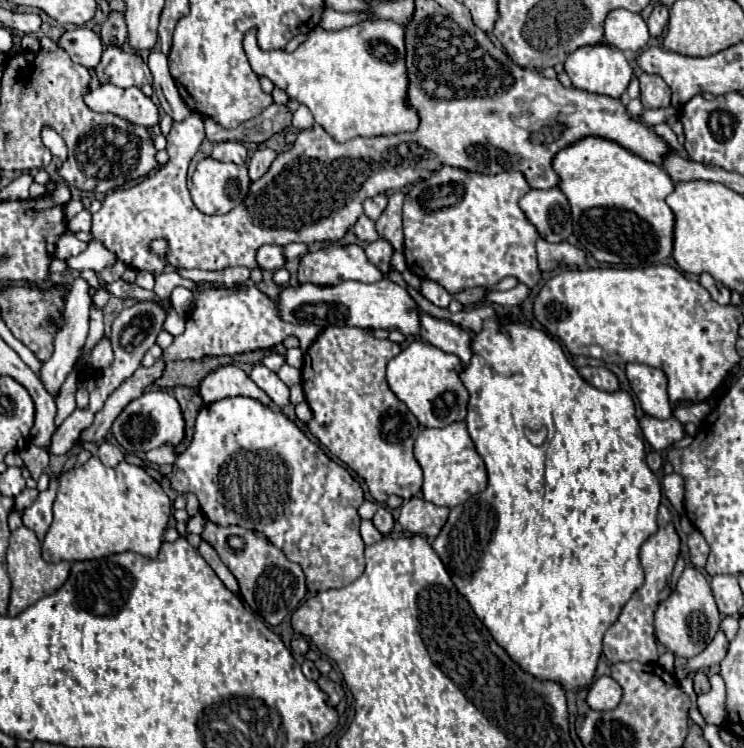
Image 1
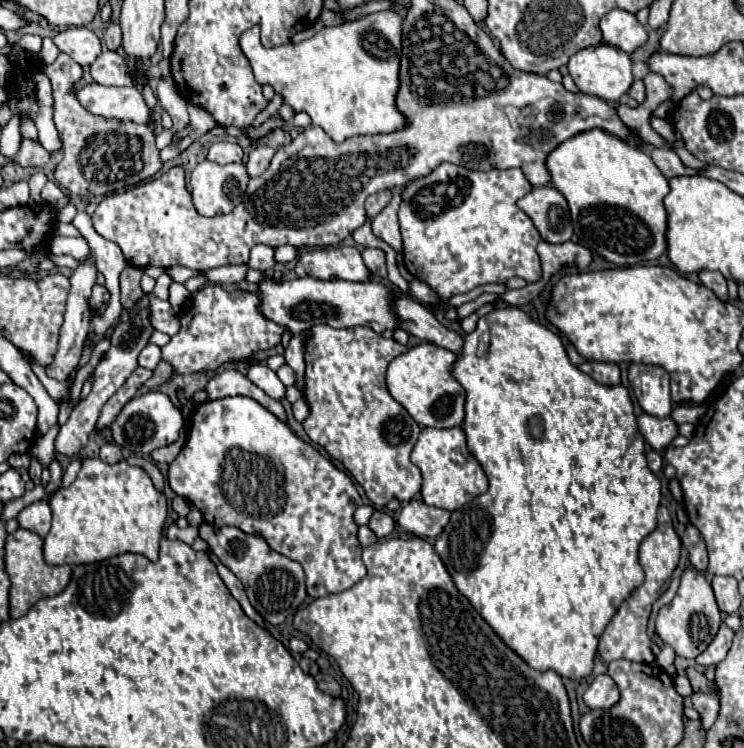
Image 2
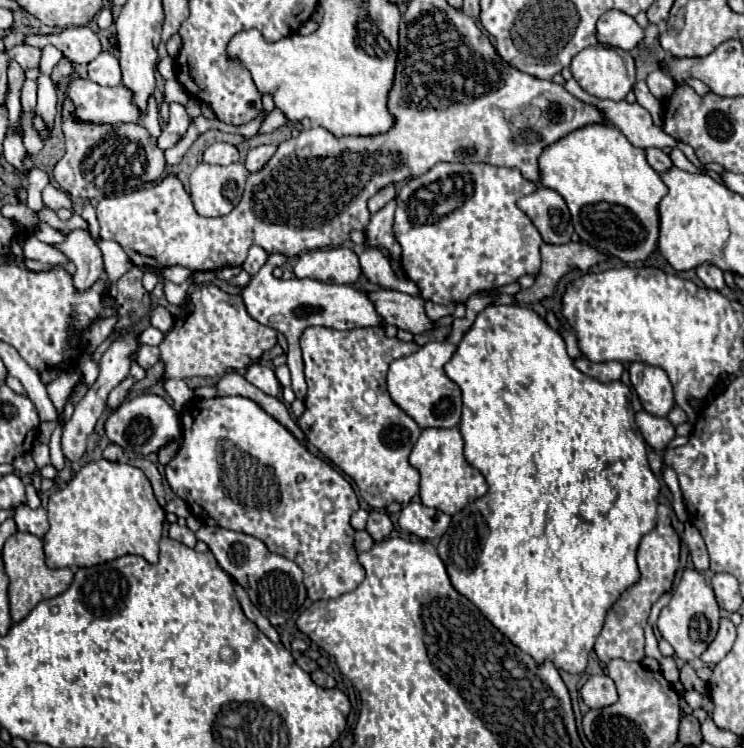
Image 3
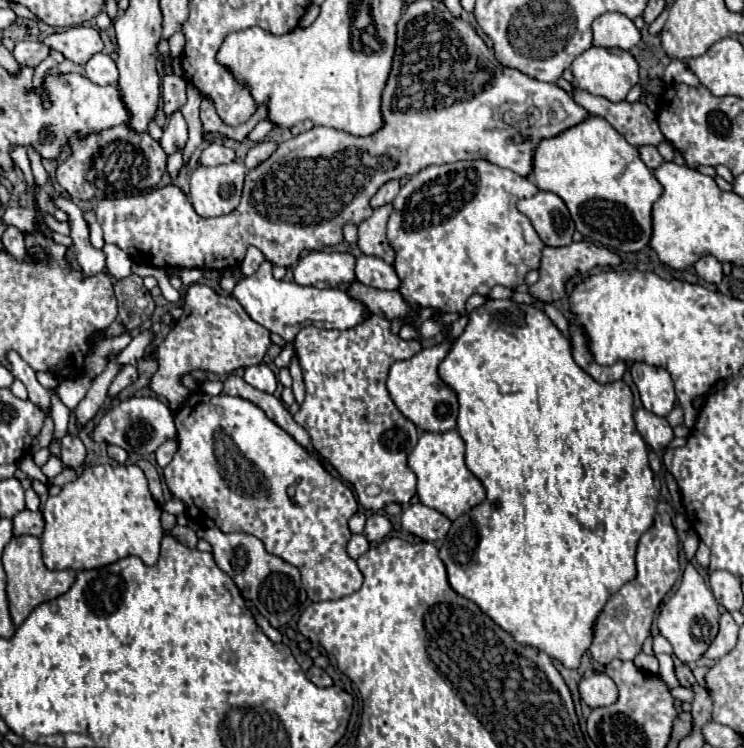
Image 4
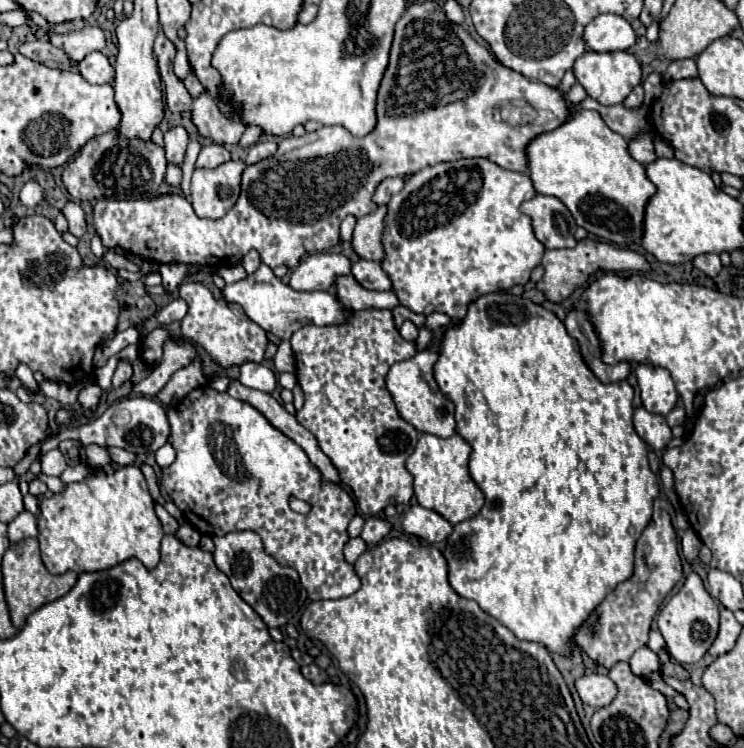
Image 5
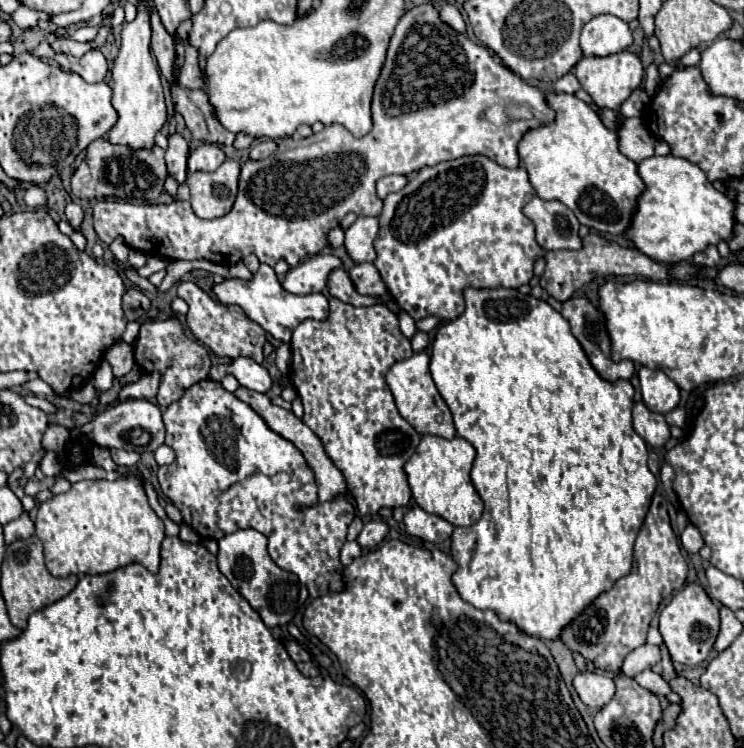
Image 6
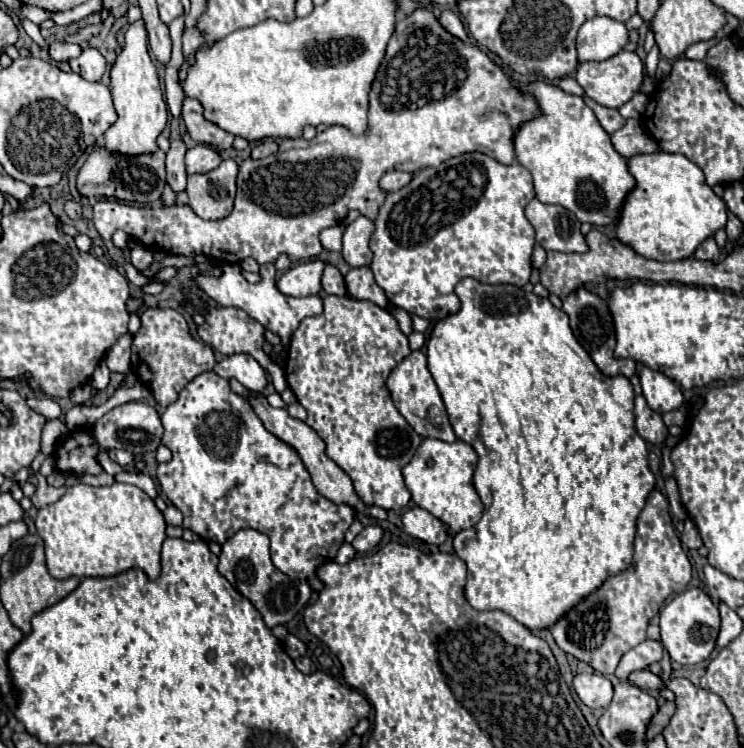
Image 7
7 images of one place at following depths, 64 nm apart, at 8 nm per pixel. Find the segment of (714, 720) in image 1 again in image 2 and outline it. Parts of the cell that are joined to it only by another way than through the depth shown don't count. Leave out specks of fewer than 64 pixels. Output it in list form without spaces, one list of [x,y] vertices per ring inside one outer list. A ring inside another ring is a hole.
[[[714,690],[714,692],[708,692],[708,694],[692,694],[692,704],[694,704],[696,712],[702,716],[704,728],[708,730],[718,716],[718,708],[720,708],[718,692]]]

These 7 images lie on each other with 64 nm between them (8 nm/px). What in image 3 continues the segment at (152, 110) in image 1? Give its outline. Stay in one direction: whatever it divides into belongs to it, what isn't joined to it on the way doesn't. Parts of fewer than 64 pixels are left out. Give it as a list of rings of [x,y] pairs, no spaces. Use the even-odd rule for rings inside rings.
[[[74,76],[66,86],[66,98],[72,100],[72,120],[88,124],[138,122],[140,110],[132,104],[132,92],[126,86],[106,88],[92,80]]]

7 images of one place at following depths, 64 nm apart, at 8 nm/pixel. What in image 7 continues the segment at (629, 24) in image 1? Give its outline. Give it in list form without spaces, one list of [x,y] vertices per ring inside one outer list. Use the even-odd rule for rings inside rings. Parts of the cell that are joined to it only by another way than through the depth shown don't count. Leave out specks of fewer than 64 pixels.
[[[596,16],[584,22],[576,36],[578,62],[602,62],[618,54],[628,42],[628,30],[622,22]]]

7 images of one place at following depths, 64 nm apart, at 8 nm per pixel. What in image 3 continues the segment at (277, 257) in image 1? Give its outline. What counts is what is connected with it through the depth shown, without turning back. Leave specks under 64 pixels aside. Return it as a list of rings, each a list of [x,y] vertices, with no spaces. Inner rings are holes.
[[[252,246],[252,248],[248,250],[246,262],[242,264],[242,270],[246,270],[250,276],[254,276],[254,274],[264,266],[266,258],[268,258],[268,254],[266,254],[260,246]]]

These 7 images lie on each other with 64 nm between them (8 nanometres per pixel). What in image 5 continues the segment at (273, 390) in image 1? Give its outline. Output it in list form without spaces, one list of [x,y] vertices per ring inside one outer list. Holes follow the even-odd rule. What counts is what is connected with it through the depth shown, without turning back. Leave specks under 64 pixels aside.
[[[244,362],[240,364],[240,376],[238,380],[254,390],[262,390],[262,392],[272,392],[276,386],[276,378],[274,372],[270,368],[266,368],[264,364],[256,364],[256,362]]]

